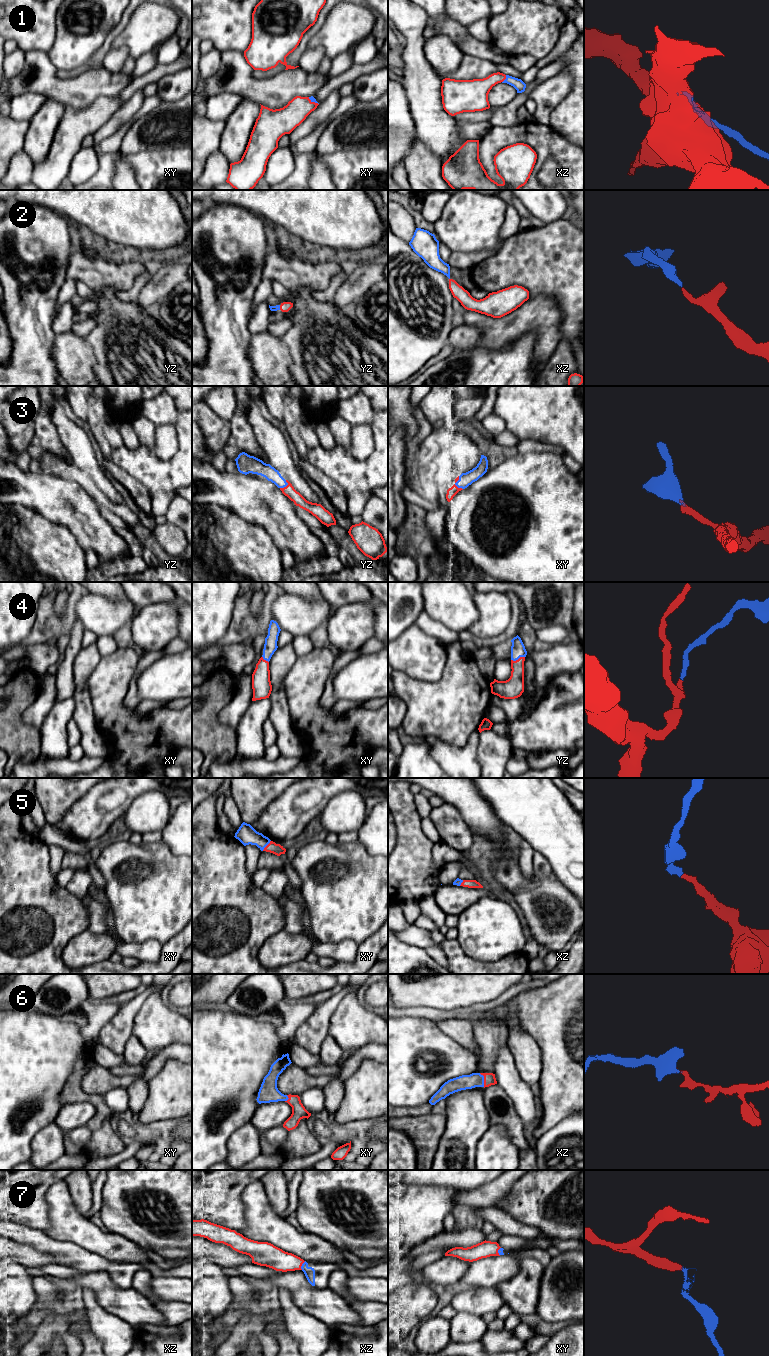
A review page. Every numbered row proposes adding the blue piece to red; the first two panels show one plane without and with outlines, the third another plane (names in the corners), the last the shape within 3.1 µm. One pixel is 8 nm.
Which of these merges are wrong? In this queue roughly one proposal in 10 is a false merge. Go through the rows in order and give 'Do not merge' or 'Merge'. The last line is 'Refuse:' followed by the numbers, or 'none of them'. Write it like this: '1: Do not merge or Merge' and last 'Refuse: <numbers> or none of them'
1: Merge
2: Merge
3: Merge
4: Merge
5: Merge
6: Merge
7: Merge
Refuse: none of them

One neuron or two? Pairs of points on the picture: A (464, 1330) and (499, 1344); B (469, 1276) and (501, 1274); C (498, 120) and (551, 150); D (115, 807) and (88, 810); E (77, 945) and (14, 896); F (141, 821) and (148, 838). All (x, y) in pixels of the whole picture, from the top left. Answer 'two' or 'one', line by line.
A: two
B: one
C: two
D: one
E: two
F: two

